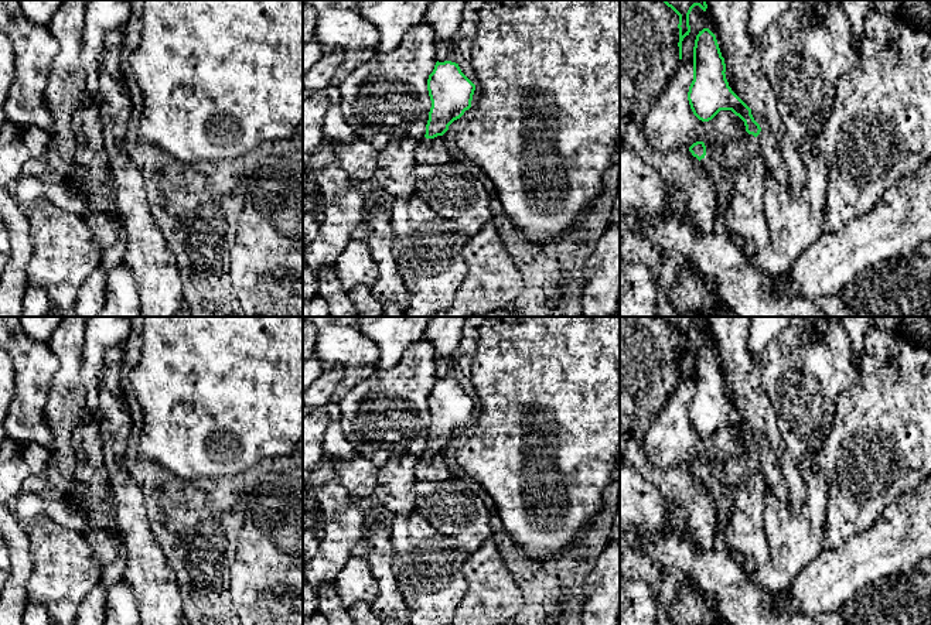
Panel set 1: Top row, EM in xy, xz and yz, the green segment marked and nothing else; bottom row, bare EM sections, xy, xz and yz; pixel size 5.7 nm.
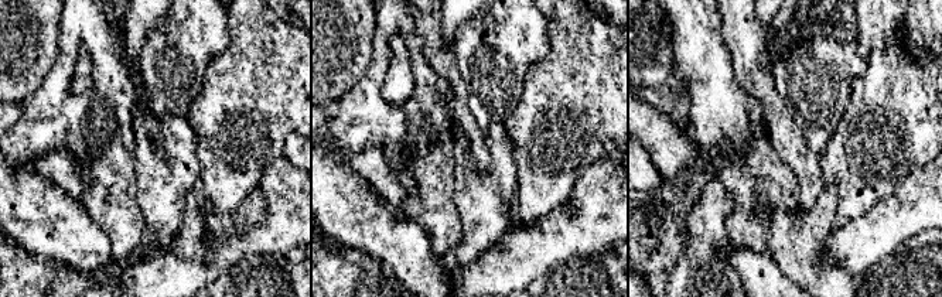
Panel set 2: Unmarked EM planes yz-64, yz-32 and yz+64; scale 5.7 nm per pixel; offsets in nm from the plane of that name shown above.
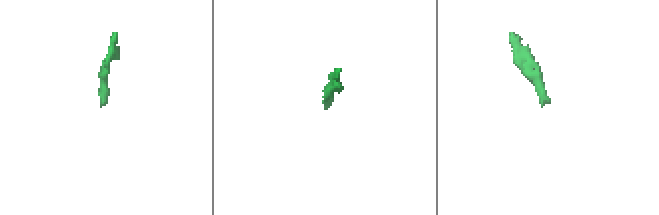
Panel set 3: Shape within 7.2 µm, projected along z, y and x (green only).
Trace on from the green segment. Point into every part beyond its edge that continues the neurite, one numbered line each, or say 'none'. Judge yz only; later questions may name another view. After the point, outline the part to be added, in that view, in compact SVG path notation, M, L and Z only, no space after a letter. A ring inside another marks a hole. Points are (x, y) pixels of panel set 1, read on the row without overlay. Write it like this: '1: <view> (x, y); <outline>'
1: yz (764, 463); M764 447L754 454L754 465L750 467L748 472L758 471L764 477L765 486L782 502L790 503L790 492L780 474L778 465L774 455Z

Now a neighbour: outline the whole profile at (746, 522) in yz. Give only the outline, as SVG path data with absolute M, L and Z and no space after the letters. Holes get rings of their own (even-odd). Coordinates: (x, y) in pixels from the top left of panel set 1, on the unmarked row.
M758 471L744 475L734 485L723 486L732 499L733 509L729 518L720 518L717 539L743 556L743 571L754 576L768 561L770 550L764 532L765 482Z

